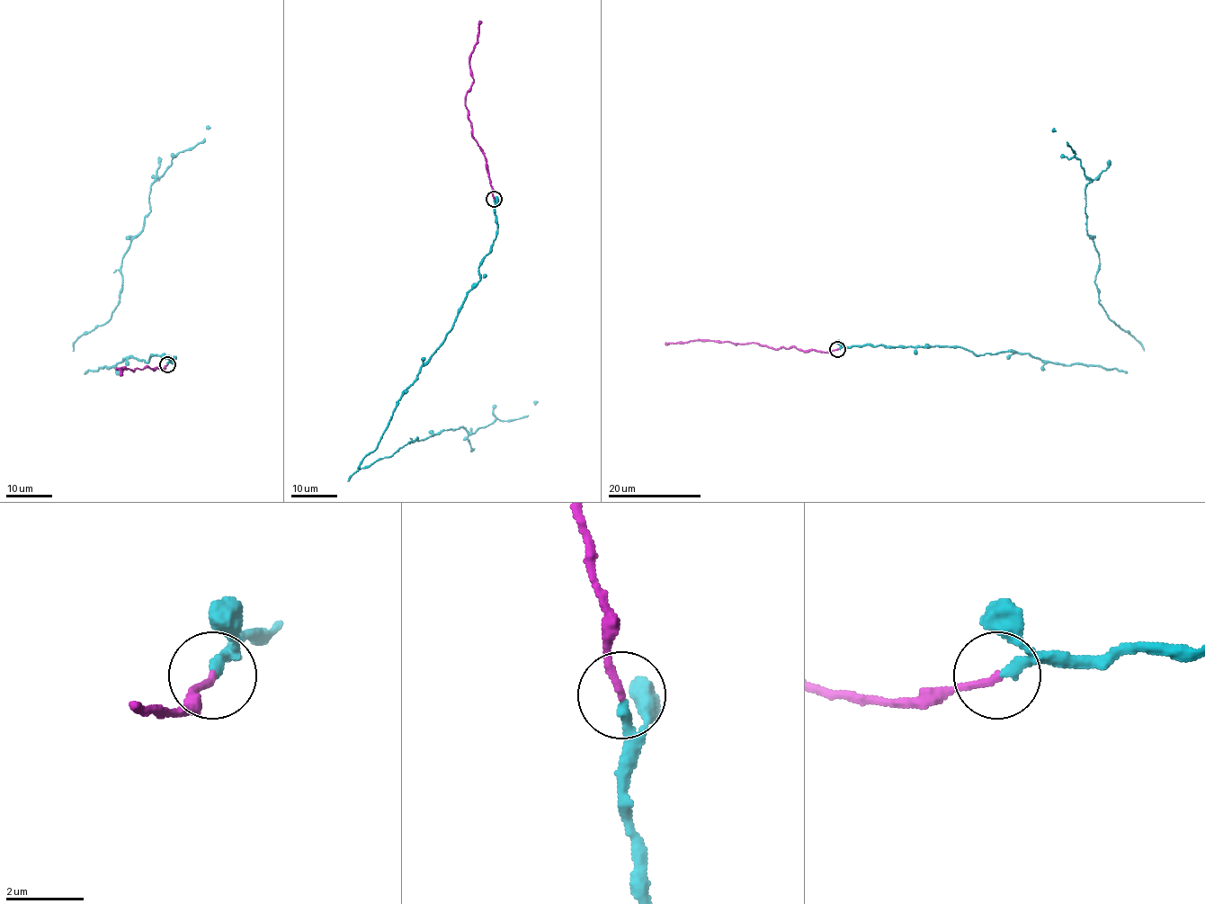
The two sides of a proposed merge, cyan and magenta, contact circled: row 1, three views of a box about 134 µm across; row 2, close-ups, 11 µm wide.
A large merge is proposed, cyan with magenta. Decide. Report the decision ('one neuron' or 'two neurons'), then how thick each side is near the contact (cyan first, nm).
one neuron | 280/180 nm

